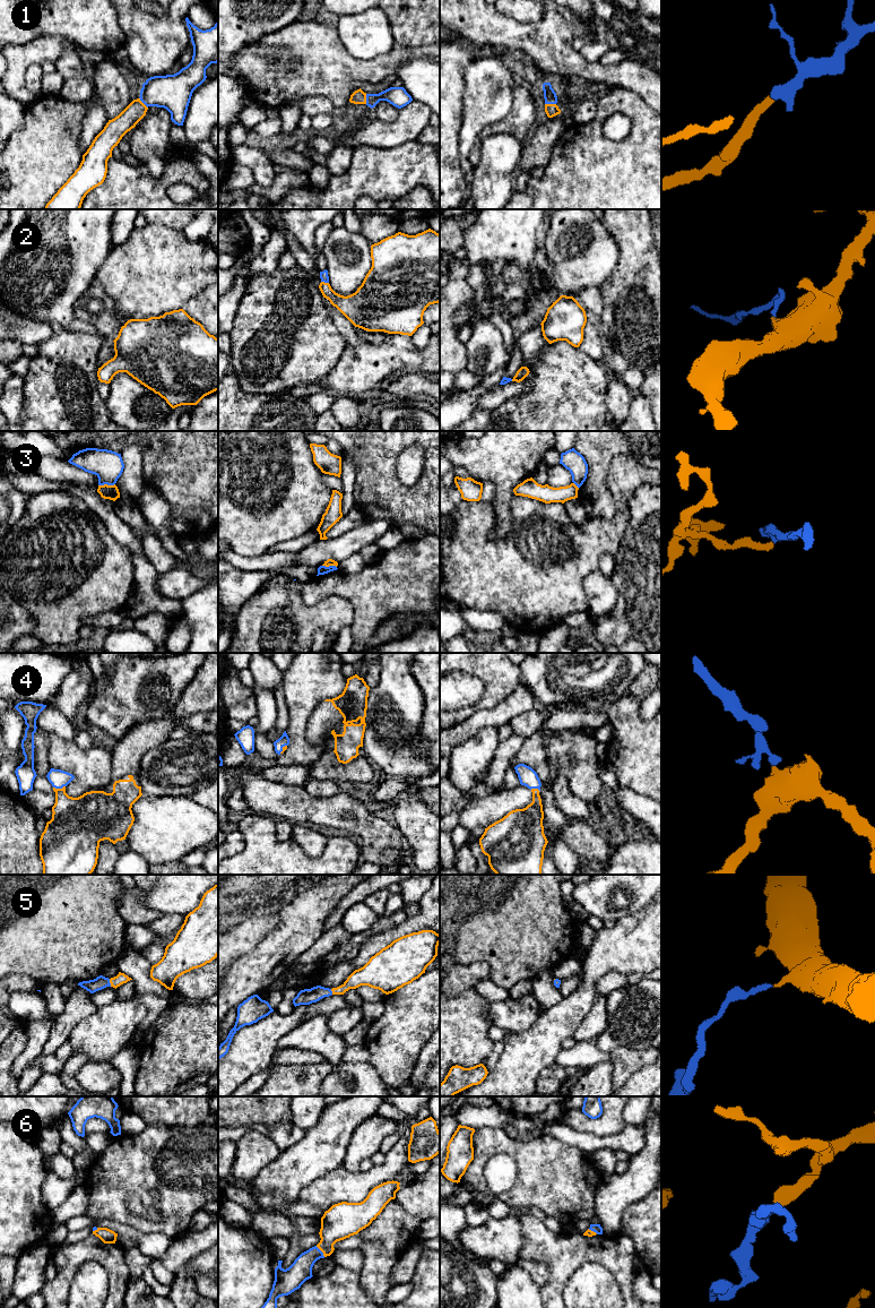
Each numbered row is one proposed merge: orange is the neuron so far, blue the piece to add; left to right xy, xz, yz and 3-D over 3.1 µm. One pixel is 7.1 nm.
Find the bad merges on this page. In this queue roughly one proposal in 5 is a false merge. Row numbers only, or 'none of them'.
3

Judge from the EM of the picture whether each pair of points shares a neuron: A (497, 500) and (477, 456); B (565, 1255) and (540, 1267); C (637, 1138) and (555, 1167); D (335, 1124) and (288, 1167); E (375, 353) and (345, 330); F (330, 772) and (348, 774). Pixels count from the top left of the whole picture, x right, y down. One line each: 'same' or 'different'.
A: same
B: different
C: different
D: same
E: different
F: same

